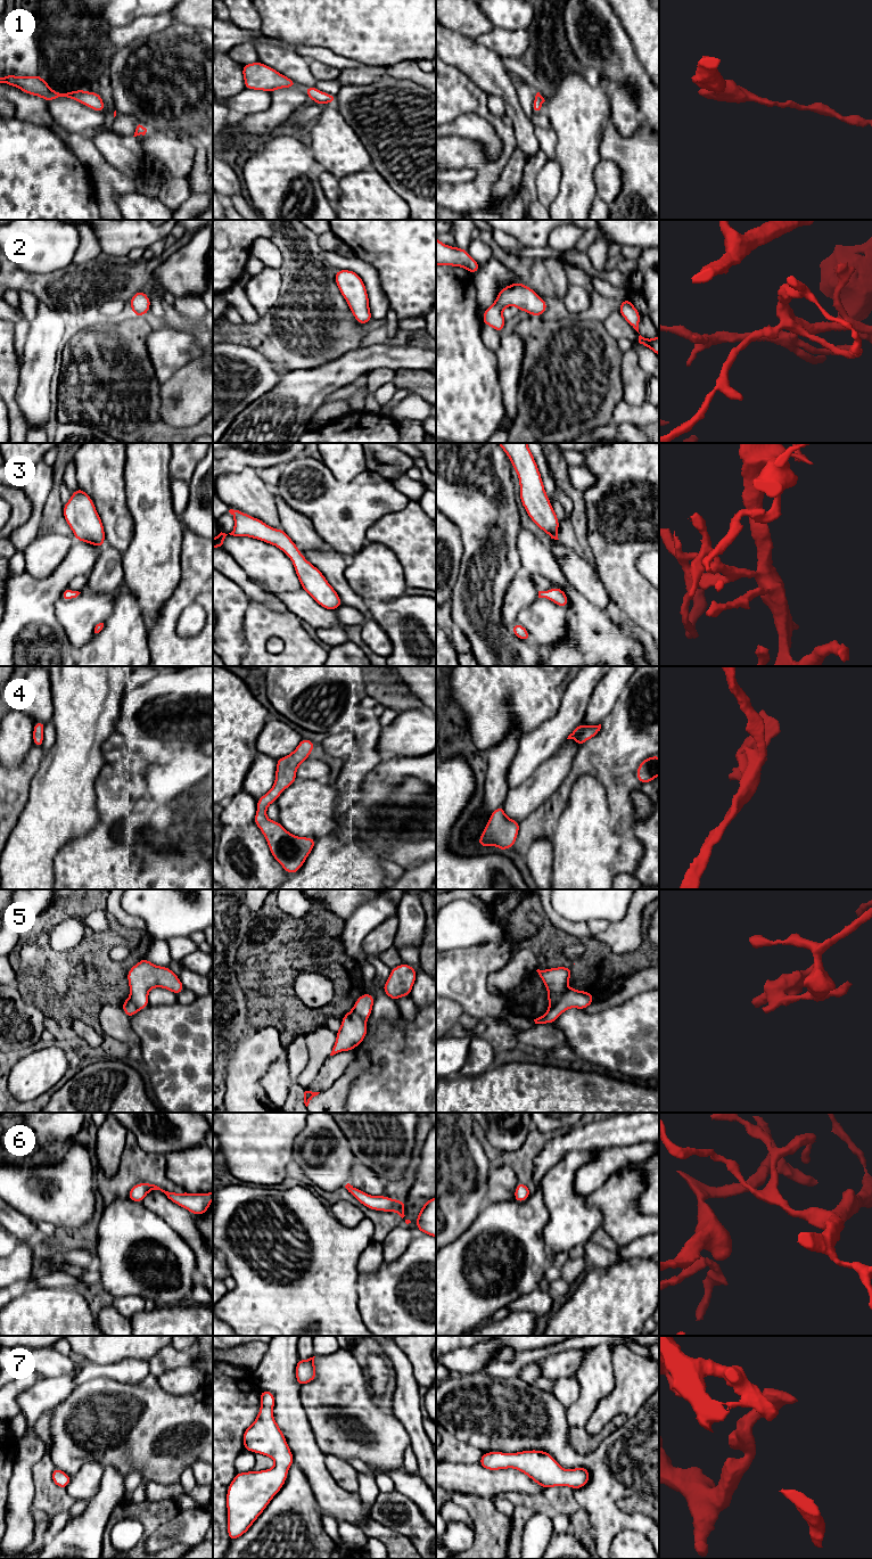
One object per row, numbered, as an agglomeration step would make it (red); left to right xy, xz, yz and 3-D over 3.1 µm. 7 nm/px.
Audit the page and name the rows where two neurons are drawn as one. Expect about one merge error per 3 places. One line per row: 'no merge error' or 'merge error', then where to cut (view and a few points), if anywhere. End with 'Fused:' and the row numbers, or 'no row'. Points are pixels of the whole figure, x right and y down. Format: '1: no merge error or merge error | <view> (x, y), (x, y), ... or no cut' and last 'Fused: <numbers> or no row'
1: no merge error | no cut
2: no merge error | no cut
3: no merge error | no cut
4: no merge error | no cut
5: merge error | yz (568, 989), (561, 999), (549, 1009)
6: no merge error | no cut
7: no merge error | no cut
Fused: 5

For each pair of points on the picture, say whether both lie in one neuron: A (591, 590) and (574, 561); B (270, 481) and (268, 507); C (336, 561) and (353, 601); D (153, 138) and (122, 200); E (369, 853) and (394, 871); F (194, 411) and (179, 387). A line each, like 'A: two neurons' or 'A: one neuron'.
A: one neuron
B: two neurons
C: one neuron
D: two neurons
E: two neurons
F: one neuron

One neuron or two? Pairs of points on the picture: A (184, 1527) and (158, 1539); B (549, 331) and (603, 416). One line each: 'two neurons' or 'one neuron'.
A: one neuron
B: one neuron

